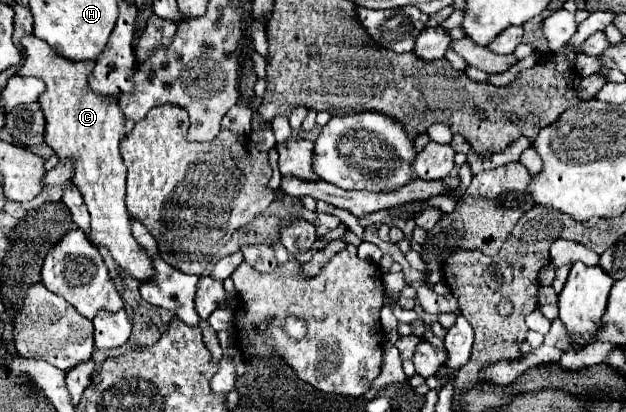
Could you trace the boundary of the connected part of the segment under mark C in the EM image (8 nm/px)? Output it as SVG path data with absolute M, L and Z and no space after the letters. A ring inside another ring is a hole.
M33 34L23 36L21 46L25 50L25 62L17 70L17 76L29 74L41 78L47 86L45 92L39 96L39 104L47 120L45 142L55 150L59 158L75 160L73 182L83 194L83 200L91 214L91 242L97 248L105 246L121 268L125 268L137 280L145 282L155 272L151 270L151 258L147 256L145 248L139 246L131 236L129 214L125 208L127 170L119 154L119 144L125 138L125 118L115 98L95 94L89 88L87 78L95 66L93 60L71 62L67 58L61 58L47 42L35 38Z

